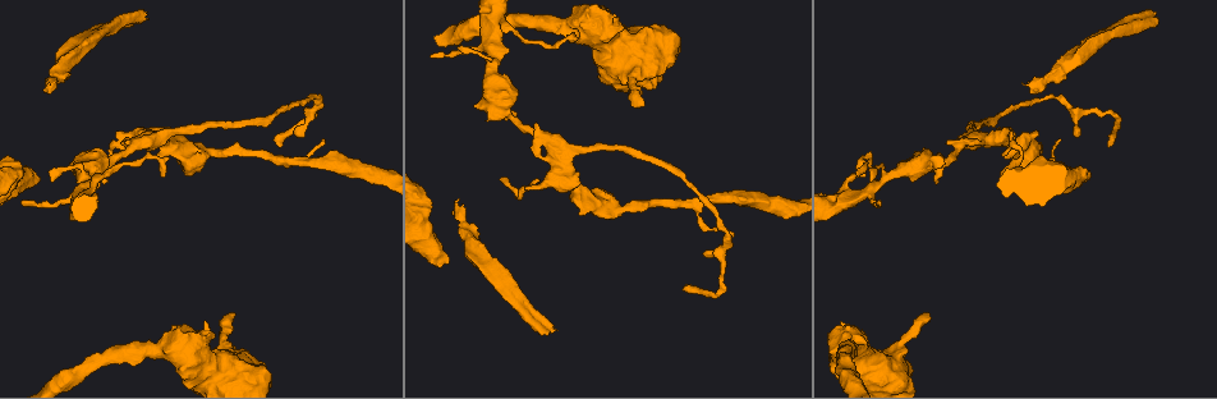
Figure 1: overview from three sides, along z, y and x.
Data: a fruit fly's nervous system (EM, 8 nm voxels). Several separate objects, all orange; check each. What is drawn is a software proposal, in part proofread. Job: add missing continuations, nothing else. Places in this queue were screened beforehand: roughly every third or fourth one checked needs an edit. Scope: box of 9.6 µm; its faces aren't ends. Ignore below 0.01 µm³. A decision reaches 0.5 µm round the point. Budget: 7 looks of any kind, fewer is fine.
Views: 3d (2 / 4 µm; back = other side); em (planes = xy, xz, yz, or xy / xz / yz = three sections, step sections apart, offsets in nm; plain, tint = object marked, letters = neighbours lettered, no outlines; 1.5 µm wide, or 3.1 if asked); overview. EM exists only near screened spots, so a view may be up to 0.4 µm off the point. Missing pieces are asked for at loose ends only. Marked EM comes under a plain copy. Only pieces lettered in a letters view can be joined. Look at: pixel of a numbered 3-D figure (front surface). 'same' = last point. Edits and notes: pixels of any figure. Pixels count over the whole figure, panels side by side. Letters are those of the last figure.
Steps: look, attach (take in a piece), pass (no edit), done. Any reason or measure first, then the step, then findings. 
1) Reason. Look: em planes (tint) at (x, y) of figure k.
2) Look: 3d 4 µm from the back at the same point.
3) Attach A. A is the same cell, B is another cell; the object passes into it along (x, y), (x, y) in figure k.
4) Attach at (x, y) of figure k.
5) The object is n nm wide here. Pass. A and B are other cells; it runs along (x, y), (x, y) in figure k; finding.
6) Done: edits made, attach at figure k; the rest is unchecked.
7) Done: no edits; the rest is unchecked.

End of a long branch. Look: 3d 4 µm at (145, 18) of figure 1.

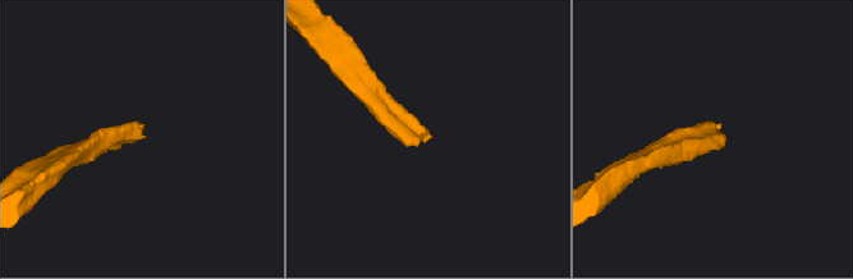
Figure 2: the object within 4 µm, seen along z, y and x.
Shape alone is not enough. Look: em planes (letters) at (145, 136) of figure 2.

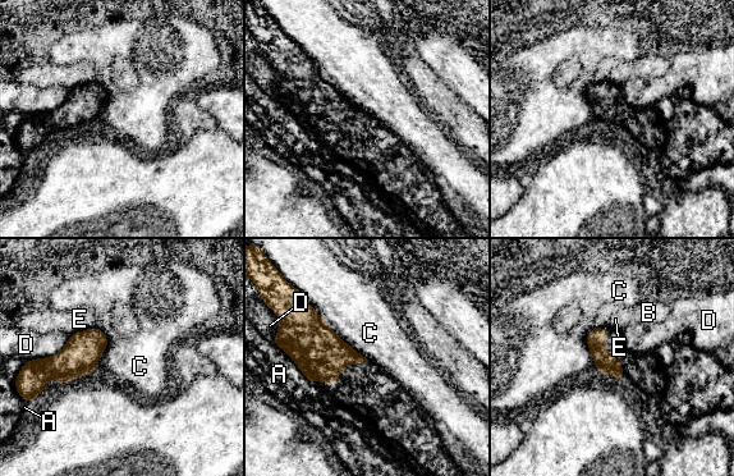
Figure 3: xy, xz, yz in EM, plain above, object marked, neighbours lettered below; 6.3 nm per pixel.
Pass. A, B, C, D and E are other cells; a border runs along (96, 326), (106, 347), (93, 371) in figure 3; none of them fits.

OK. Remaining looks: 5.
Thick end. Look: 3d 2 µm at (447, 263) of figure 1.

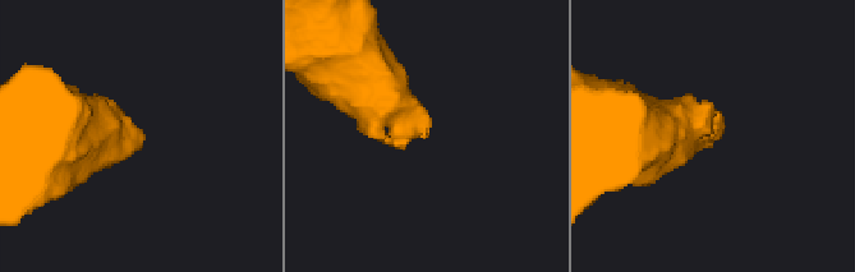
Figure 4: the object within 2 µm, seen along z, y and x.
Now the EM. Look: em yz step 8 (tint) at (710, 142) of figure 4.

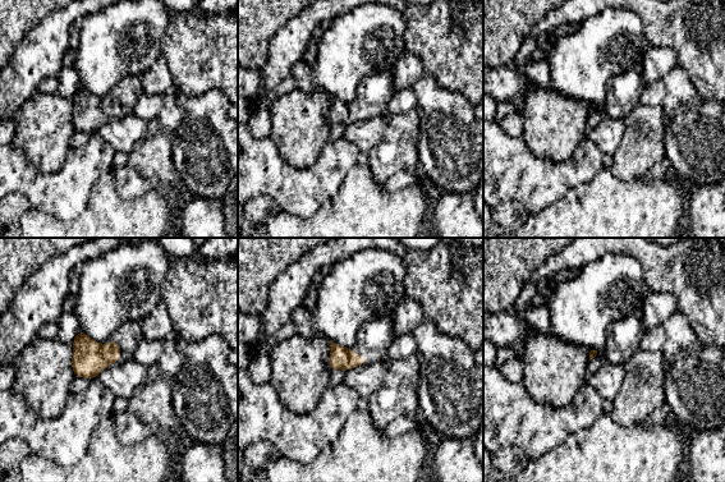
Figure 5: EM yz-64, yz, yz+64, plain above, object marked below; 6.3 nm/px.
Another direction. Look: em planes (letters) at the same point.

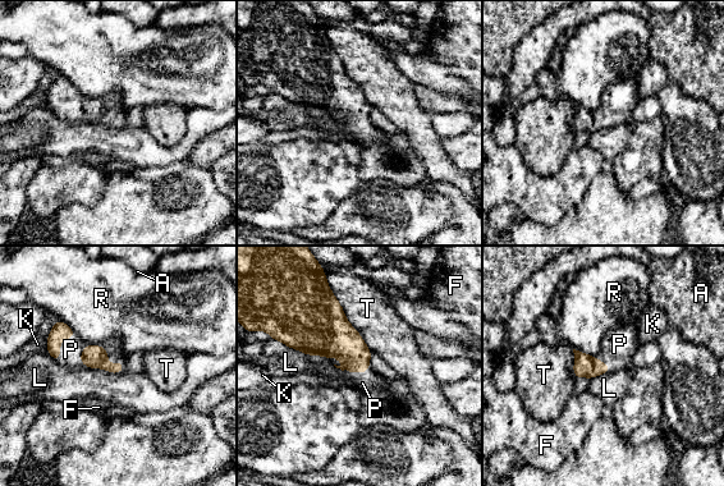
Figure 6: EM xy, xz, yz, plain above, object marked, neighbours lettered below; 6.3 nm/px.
Attach P. P is the same cell, A, F, K, L, R and T are other cells; the object passes into it along (320, 328), (340, 361), (362, 383) in figure 6; the neuron continues.

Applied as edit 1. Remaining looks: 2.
An open end. Look: em xy step 8 (letters) at (1036, 133) of figure 1.

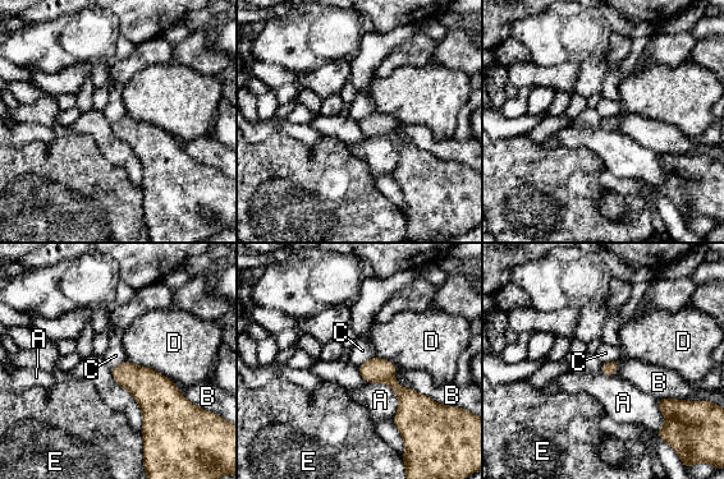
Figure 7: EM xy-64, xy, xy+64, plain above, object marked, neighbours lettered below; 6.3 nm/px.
Look: em planes (letters) at the same point.

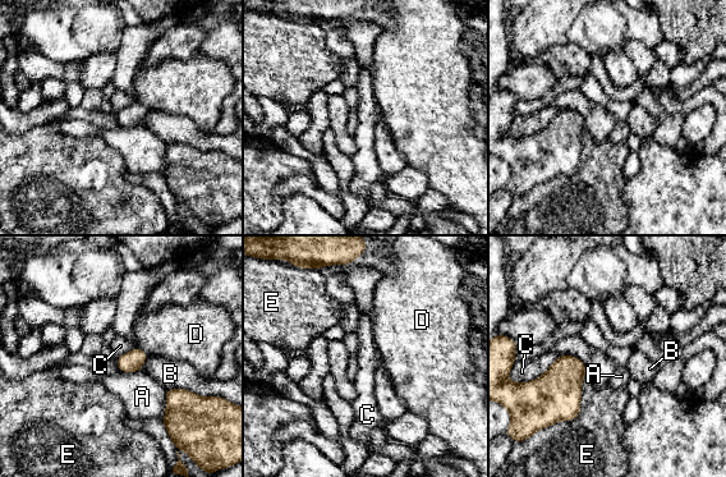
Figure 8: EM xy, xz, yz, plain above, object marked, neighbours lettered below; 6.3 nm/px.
Pass. A, B, C, D and E are other cells; a border runs along (166, 388), (182, 388), (212, 397) in figure 8; none of them fits.

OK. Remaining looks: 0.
Done: edits made, attach at figure 6; the rest is unchecked.

